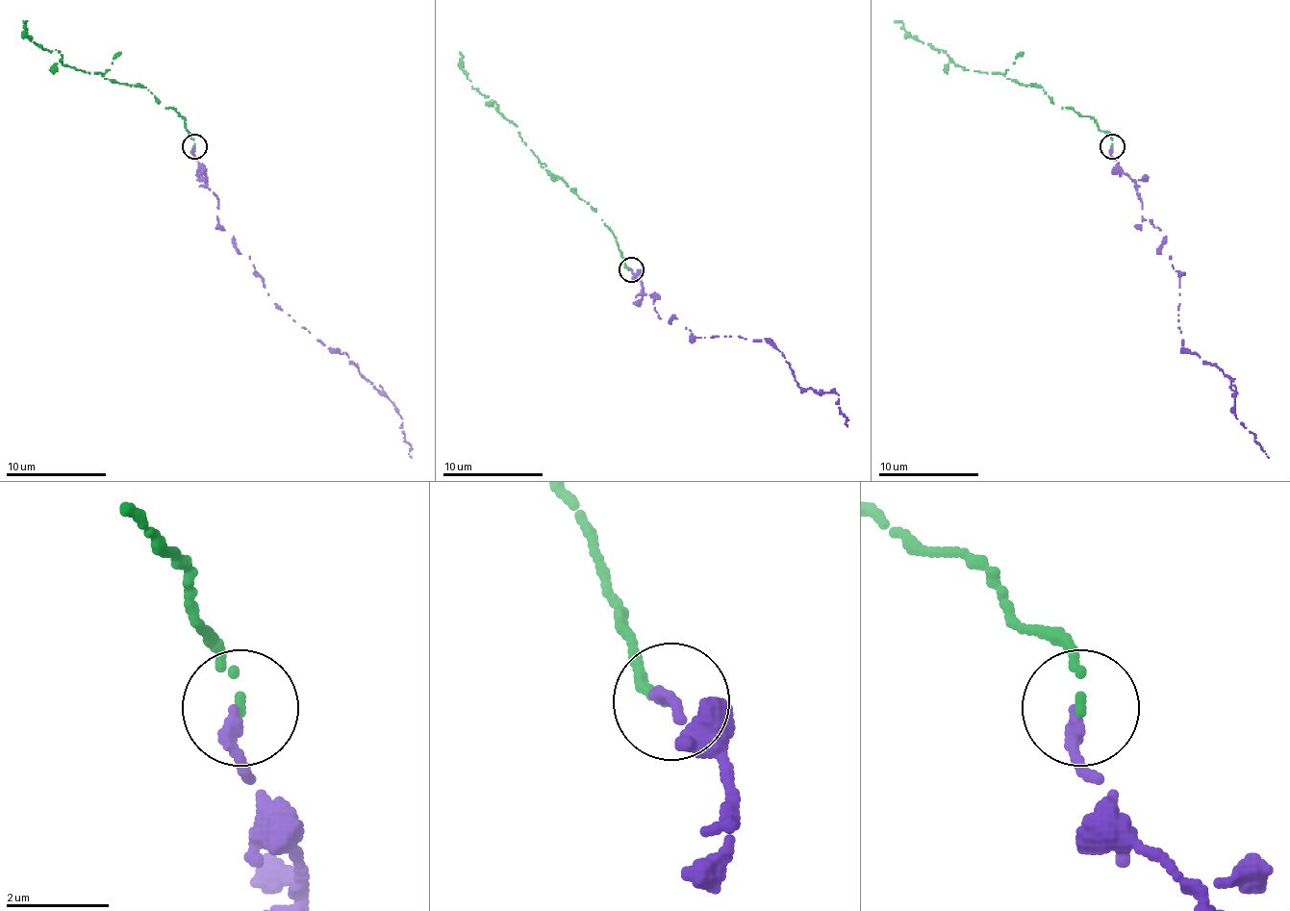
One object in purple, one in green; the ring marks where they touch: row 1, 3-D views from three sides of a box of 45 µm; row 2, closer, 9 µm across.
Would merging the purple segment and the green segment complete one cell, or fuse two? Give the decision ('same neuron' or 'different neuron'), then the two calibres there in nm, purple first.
same neuron; 260 nm thick on the purple side, 130 nm on the other

